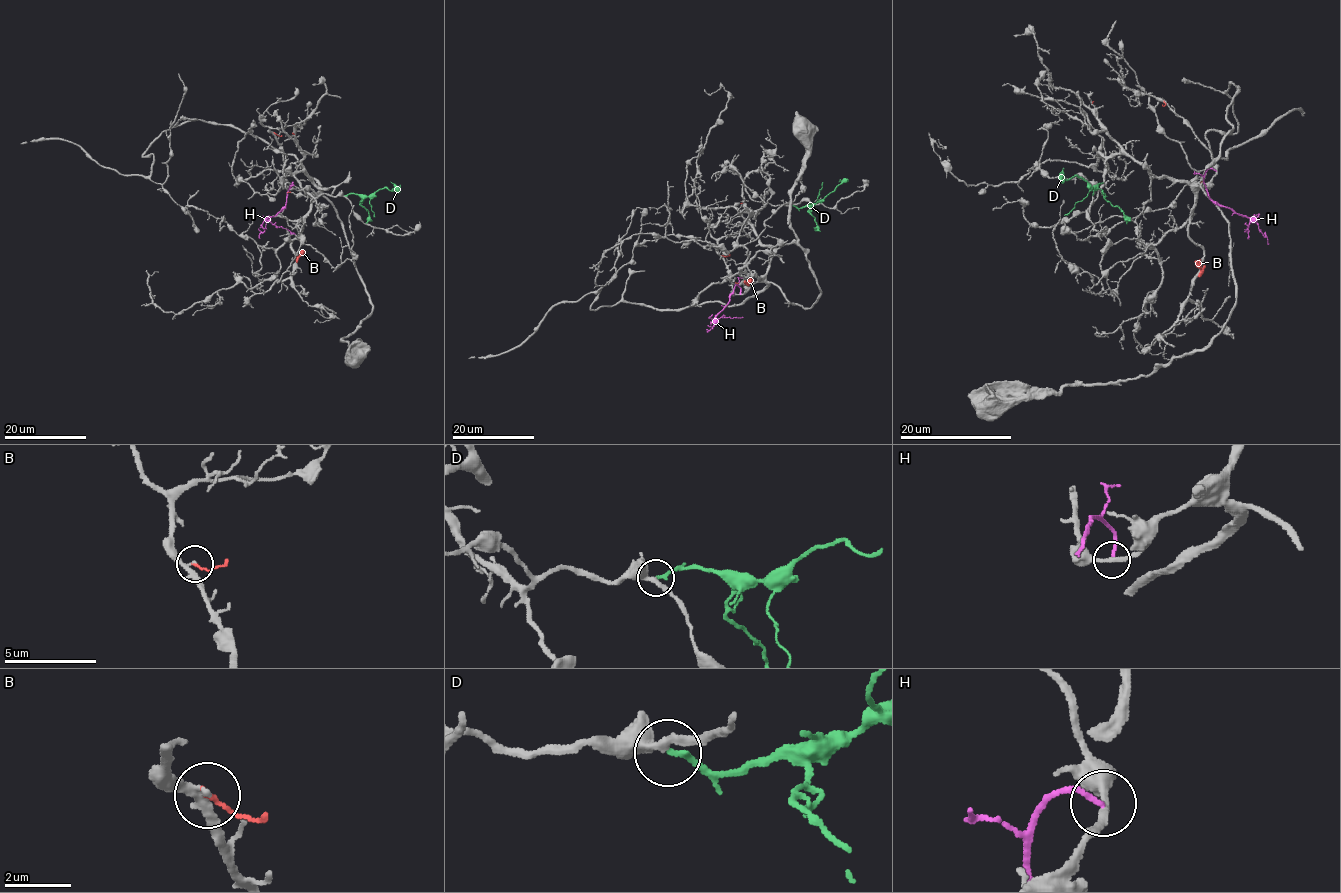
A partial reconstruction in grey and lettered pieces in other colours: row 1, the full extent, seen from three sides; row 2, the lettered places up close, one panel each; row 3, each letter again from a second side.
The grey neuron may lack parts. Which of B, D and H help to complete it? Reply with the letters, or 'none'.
D

